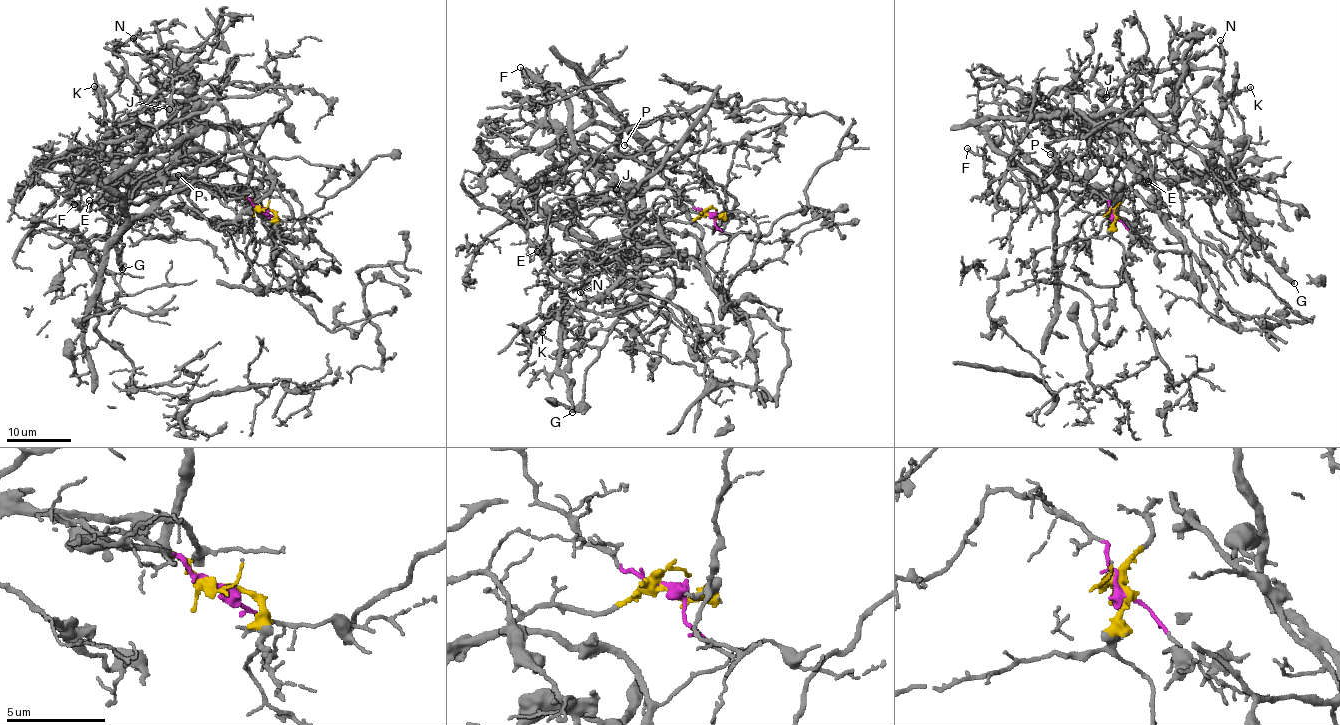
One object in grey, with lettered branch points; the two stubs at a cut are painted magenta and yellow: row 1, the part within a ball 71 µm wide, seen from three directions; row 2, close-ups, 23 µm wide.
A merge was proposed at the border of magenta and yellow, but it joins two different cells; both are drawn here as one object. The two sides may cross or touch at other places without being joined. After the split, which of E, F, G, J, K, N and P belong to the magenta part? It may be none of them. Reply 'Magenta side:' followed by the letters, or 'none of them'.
Magenta side: F, P

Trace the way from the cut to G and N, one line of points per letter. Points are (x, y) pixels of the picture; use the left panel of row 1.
G: (263, 208), (229, 191), (161, 183), (174, 177), (125, 171), (115, 178), (110, 240), (119, 249), (122, 269)
N: (263, 208), (161, 183), (172, 165), (197, 164), (188, 141), (198, 77), (133, 37)

